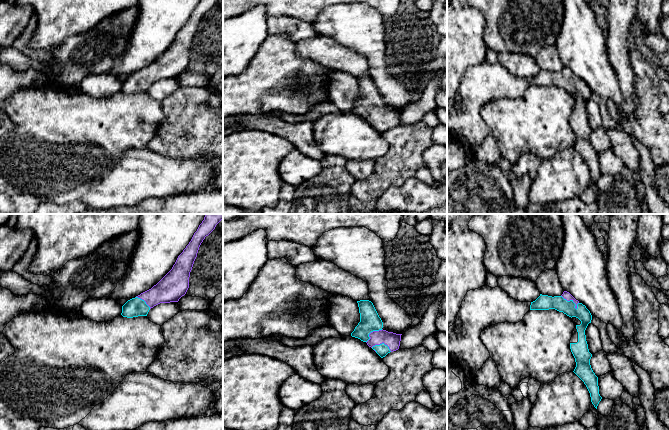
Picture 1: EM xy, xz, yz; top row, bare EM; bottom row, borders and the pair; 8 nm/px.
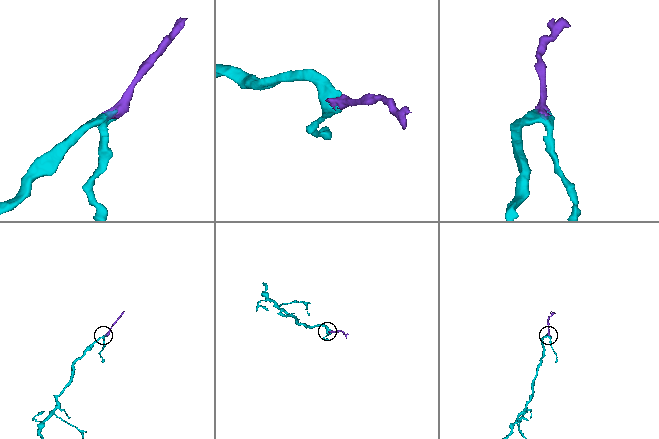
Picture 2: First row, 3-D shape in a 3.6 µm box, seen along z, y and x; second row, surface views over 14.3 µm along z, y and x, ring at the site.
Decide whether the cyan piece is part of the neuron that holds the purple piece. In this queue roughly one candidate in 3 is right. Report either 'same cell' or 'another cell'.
same cell

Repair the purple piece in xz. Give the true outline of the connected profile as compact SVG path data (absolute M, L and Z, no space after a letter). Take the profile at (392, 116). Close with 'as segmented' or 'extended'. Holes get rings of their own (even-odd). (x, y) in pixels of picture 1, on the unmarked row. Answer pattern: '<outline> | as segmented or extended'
M369 76L357 77L360 98L351 109L352 113L366 118L381 133L399 125L401 111L383 106L383 98L373 79Z | extended

